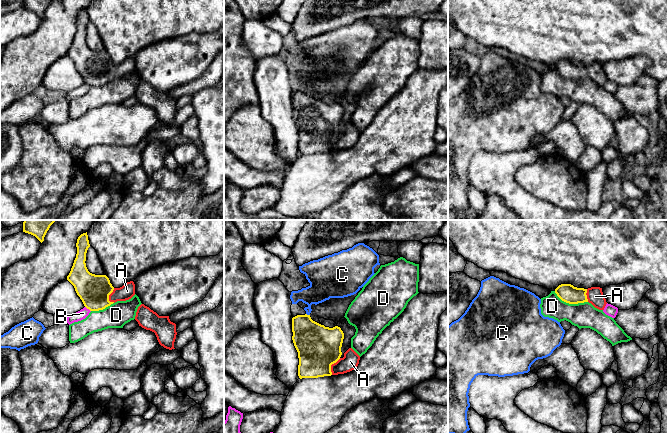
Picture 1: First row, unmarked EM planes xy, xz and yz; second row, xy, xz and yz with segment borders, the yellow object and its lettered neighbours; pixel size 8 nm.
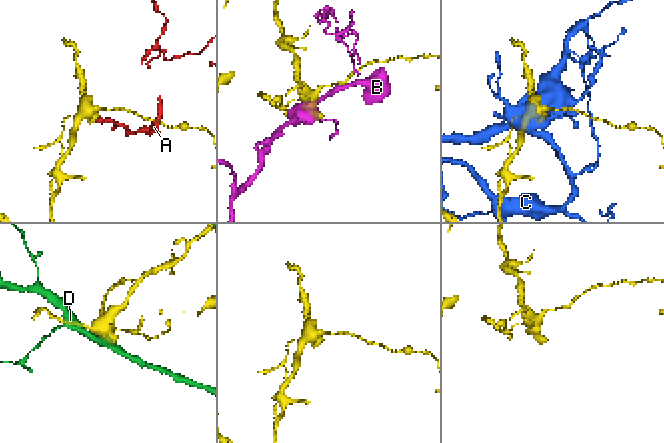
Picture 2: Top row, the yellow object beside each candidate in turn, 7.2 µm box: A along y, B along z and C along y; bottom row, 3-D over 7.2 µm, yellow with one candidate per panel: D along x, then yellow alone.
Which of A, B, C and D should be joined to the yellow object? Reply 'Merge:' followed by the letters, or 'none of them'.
Merge: A

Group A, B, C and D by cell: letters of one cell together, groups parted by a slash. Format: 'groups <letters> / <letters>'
groups A / B / C / D

